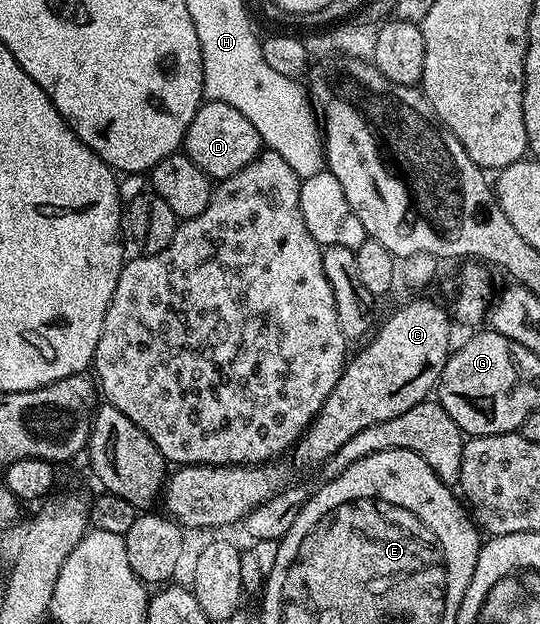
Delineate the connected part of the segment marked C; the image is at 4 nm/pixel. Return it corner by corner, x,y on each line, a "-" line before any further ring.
411,300
381,324
378,325
379,333
377,328
362,345
364,348
348,359
343,376
337,378
337,386
333,386
315,420
295,444
293,457
297,463
323,464
353,435
368,430
369,426
396,418
426,401
436,391
441,370
453,348
453,320
448,309
446,312
431,300

